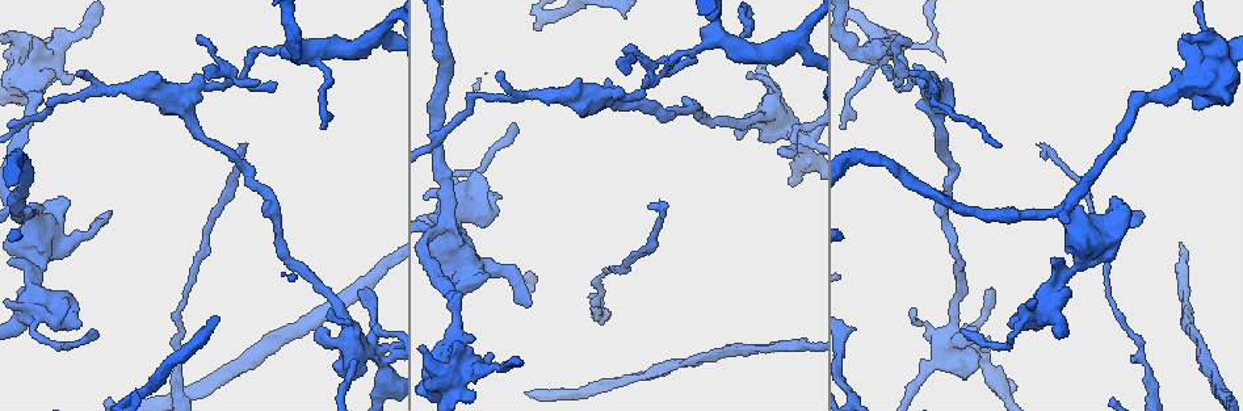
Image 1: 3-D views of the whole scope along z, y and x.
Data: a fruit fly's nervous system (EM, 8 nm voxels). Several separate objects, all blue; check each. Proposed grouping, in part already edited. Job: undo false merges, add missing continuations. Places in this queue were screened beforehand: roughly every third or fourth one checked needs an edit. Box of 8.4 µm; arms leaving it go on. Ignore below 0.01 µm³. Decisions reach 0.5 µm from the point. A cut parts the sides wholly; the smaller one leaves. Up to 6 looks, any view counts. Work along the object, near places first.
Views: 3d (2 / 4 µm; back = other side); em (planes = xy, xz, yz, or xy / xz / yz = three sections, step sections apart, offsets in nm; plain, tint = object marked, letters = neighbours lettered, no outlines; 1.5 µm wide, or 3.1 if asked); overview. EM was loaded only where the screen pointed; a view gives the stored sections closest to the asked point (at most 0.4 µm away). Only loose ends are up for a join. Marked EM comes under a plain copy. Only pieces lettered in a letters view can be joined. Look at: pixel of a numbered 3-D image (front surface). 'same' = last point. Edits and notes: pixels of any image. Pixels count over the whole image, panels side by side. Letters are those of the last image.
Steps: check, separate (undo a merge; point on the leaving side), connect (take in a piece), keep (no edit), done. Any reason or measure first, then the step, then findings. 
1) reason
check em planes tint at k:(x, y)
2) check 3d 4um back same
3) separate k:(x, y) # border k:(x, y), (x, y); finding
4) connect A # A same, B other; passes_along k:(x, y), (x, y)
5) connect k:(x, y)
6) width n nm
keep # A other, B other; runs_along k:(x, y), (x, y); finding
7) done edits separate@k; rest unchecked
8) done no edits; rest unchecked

branch stops here
check em planes letters at 1:(1042, 157)

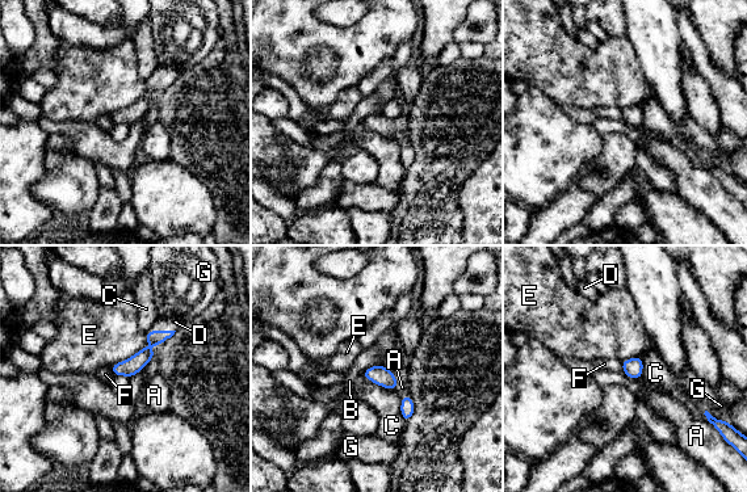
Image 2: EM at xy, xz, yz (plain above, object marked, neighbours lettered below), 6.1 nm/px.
connect D # A other, B other, C other, D same, E other, F other, G other; passes_along 2:(137, 362), (163, 331), (160, 323); the cell continues

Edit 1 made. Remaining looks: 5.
an open end
check 3d 2um at 1:(1141, 212)

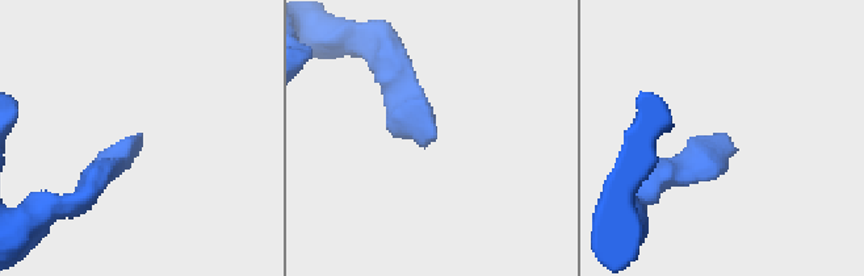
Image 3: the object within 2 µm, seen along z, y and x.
need the tissue
check em planes letters at 3:(137, 134)

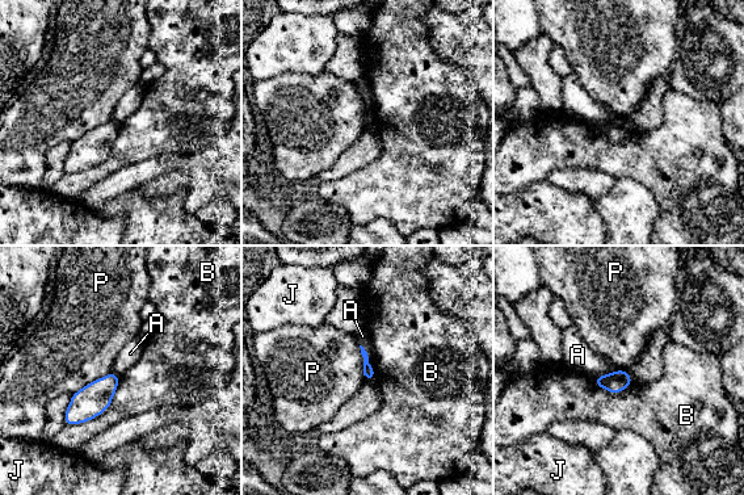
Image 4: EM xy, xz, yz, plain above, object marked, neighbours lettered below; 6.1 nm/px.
keep # A other, B other, J other, P other; no lettered piece goes on from it

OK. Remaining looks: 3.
an open end
check 3d 4um back at 1:(623, 49)

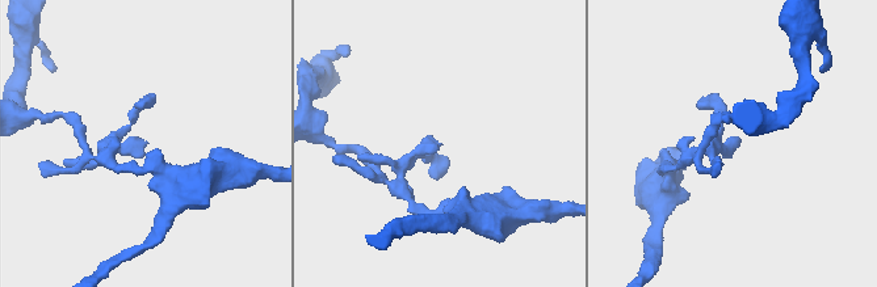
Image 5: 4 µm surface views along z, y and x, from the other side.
now the EM
check em xz step 8 tint at 5:(144, 142)

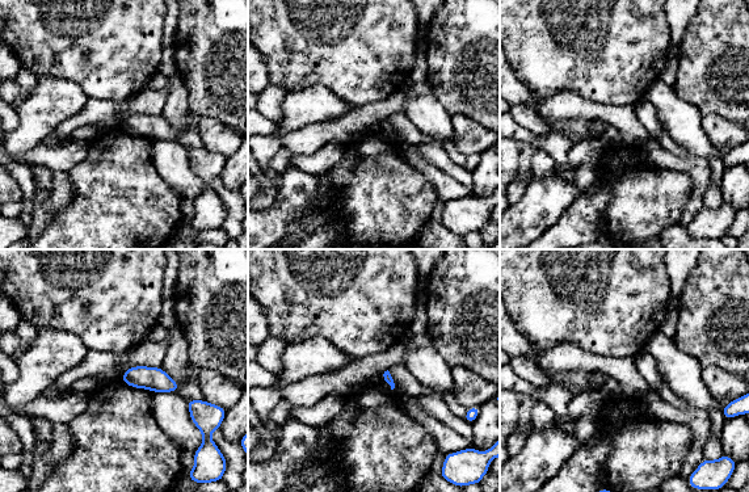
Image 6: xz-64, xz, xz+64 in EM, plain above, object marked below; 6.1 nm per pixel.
cut it another way
check em yz step 4 letters same

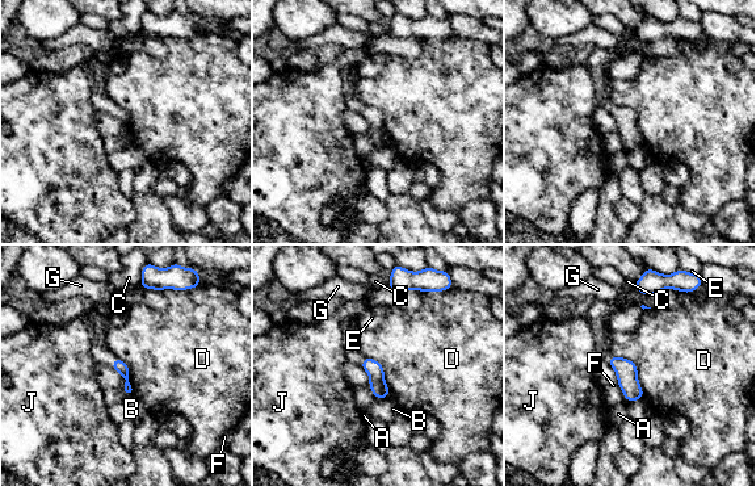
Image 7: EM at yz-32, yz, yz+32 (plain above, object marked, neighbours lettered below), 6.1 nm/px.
keep # A other, B other, C other, D other, E other, F other, G other, J other; none of them fits

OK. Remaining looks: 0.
done edits connect@2; rest unchecked

